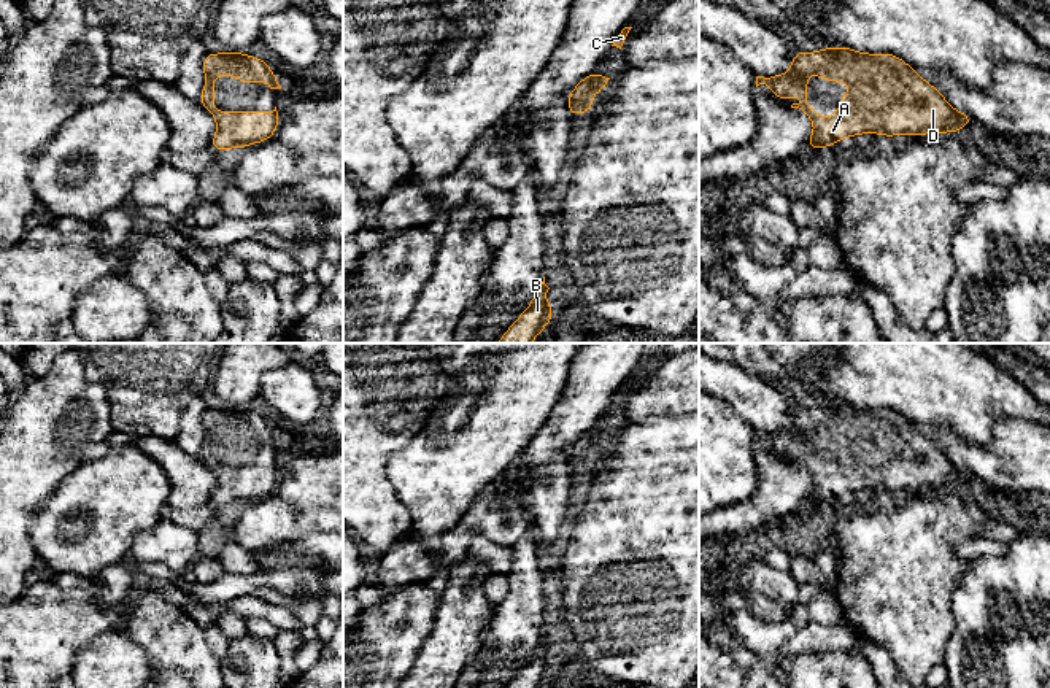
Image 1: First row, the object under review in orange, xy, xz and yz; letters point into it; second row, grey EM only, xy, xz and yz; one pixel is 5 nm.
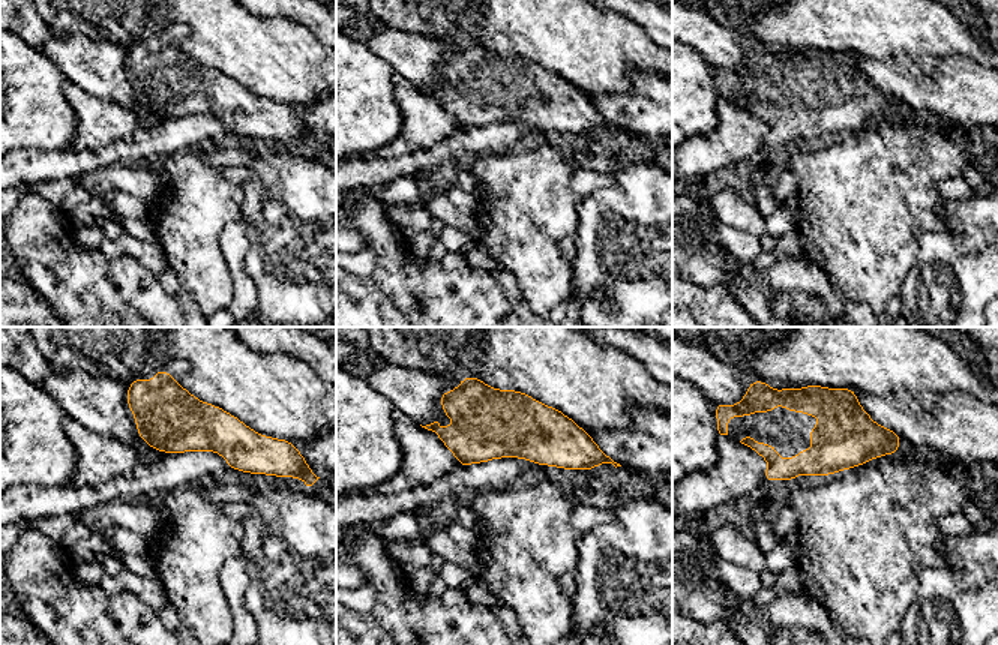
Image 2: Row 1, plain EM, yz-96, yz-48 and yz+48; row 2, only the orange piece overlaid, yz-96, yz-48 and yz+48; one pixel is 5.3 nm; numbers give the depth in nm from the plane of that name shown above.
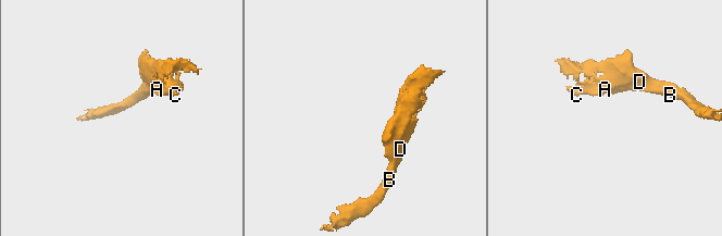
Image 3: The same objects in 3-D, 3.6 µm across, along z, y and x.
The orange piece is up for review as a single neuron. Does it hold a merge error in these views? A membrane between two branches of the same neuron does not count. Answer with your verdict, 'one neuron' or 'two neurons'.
one neuron

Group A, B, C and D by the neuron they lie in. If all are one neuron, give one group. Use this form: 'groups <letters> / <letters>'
groups A B C D

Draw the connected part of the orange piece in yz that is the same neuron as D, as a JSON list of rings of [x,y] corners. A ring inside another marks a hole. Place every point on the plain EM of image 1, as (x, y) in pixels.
[[[848,402],[815,408],[797,405],[786,429],[756,432],[756,443],[759,440],[767,440],[770,450],[783,458],[802,450],[802,458],[791,464],[799,464],[813,478],[813,489],[805,501],[813,505],[863,489],[890,494],[899,489],[940,491],[974,480],[967,469],[956,467],[912,421],[890,408],[856,408]],[[810,427],[829,440],[839,435],[853,443],[851,451],[840,448],[840,464],[826,477],[820,466],[809,462]]]

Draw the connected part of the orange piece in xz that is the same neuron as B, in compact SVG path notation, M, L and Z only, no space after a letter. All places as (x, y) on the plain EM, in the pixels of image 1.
M545 632L534 650L529 663L516 674L516 677L505 688L542 688L551 677L556 667L546 658L548 642L545 640Z

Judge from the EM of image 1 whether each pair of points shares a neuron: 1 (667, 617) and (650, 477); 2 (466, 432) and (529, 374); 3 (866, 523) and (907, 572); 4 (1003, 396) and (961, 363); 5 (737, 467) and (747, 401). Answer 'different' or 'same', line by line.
1: same
2: same
3: same
4: same
5: different

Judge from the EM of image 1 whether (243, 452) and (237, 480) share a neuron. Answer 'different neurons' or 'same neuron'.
same neuron

